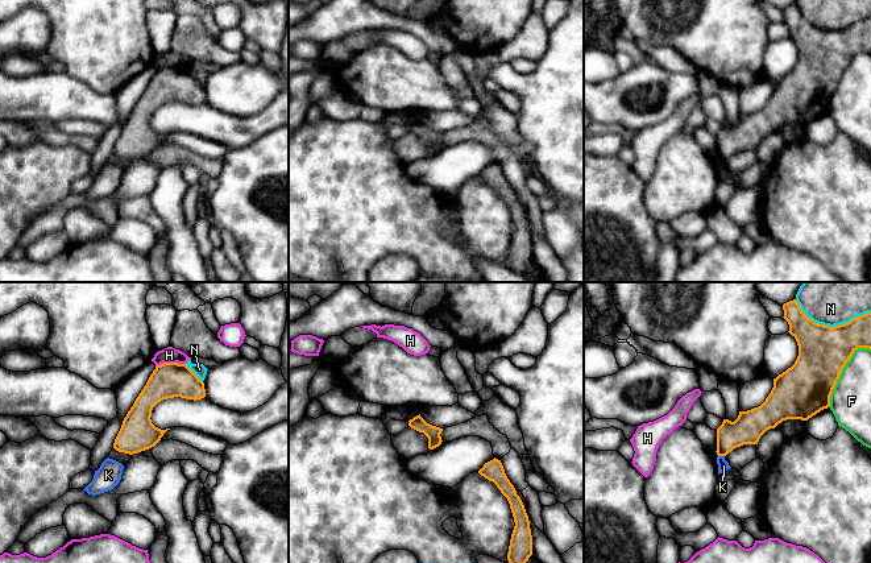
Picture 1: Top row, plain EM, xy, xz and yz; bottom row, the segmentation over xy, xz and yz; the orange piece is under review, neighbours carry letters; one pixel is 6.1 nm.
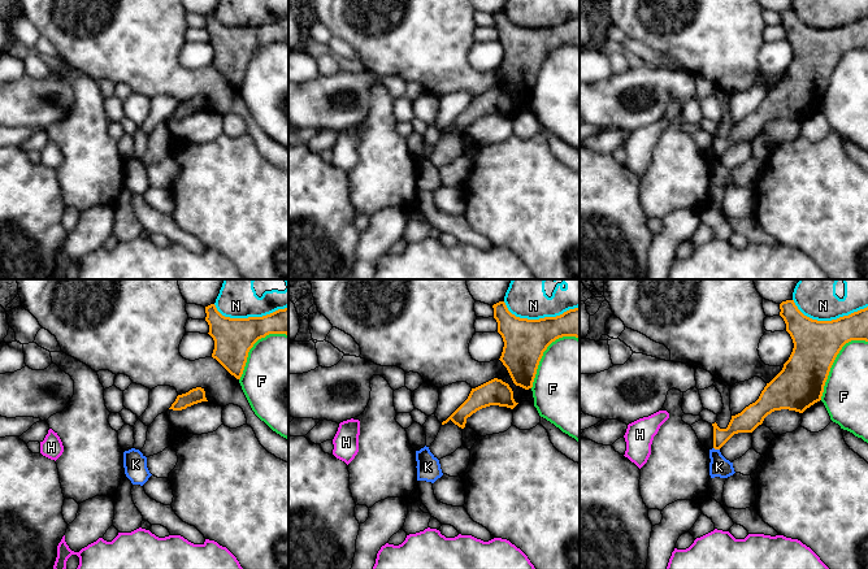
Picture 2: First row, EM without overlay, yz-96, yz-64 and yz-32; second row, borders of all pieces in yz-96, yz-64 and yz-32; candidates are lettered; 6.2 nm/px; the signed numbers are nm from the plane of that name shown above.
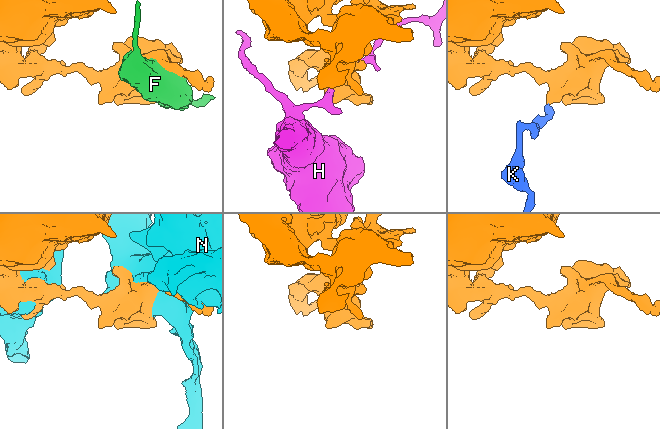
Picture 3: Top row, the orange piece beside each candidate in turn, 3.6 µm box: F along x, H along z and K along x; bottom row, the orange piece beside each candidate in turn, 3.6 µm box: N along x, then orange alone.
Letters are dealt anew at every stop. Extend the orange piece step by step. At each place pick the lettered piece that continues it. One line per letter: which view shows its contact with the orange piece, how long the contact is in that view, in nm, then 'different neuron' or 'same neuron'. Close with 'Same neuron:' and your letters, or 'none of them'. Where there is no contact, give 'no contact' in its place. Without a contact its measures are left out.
F: meets orange in yz; contact 440 nm long; different neuron
H: meets orange in xy; contact 190 nm long; different neuron
K: meets orange in yz; contact 40 nm long; different neuron
N: meets orange in yz; contact 480 nm long; different neuron
Same neuron: none of them

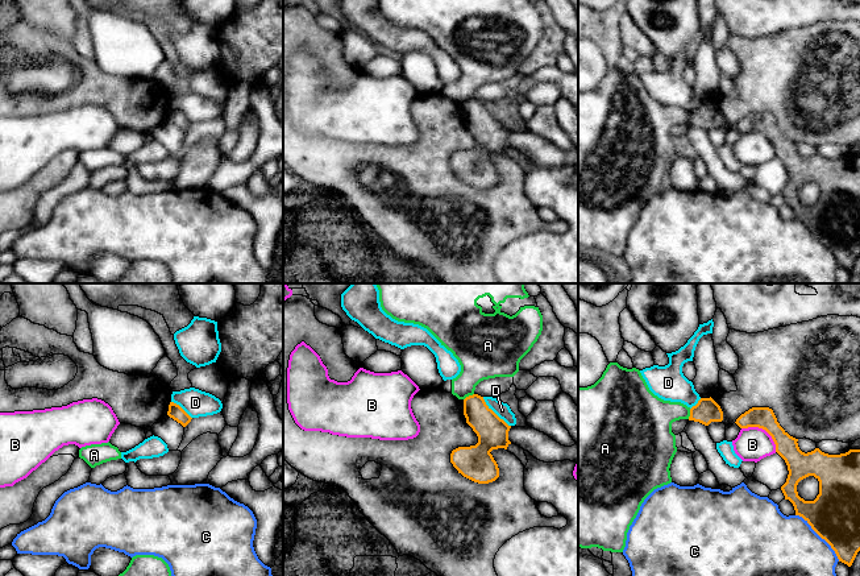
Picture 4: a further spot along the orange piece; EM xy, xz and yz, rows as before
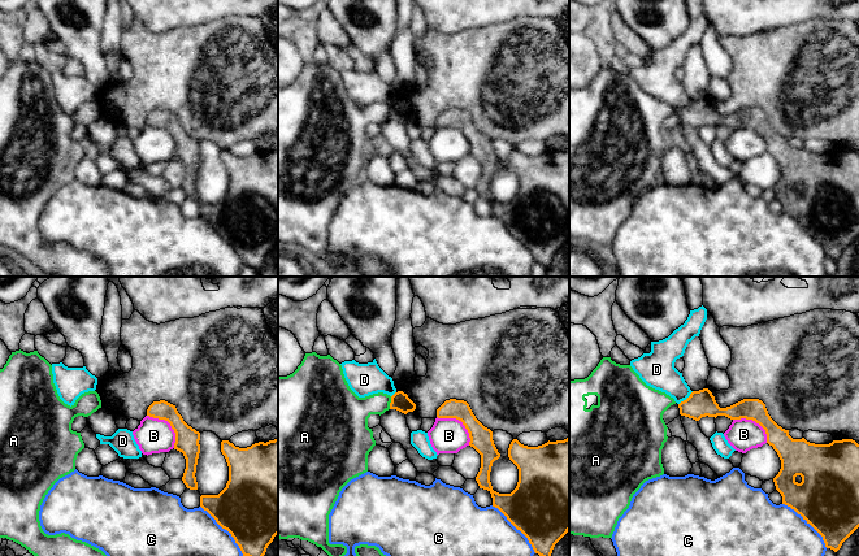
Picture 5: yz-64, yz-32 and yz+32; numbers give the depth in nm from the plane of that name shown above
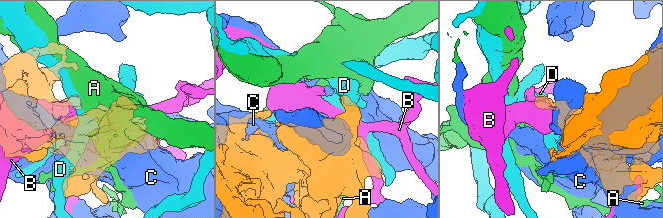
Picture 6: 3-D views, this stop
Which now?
A: meets orange in xz; contact 80 nm long; different neuron
B: meets orange in yz; contact 260 nm long; different neuron
C: meets orange in yz; contact 400 nm long; different neuron
D: meets orange in xz; contact 260 nm long; different neuron
Same neuron: none of them

